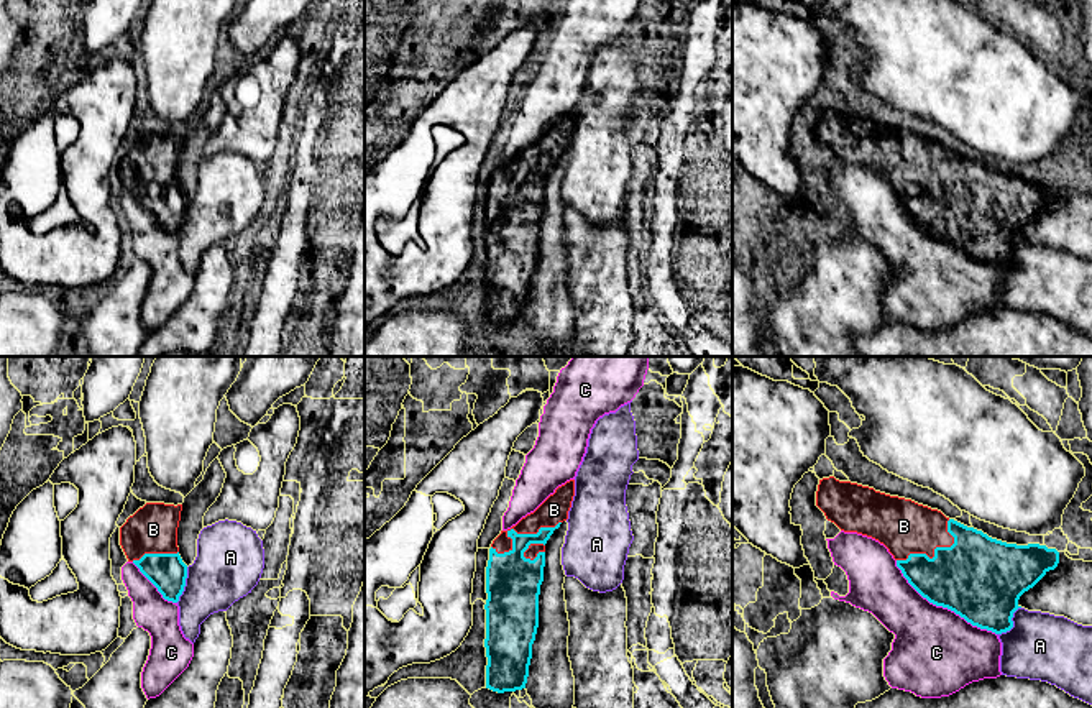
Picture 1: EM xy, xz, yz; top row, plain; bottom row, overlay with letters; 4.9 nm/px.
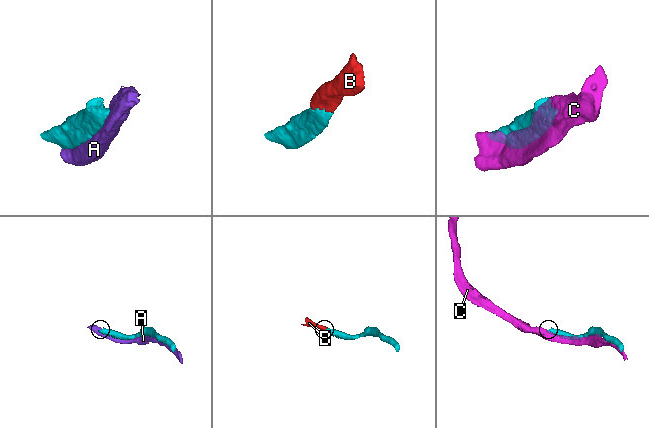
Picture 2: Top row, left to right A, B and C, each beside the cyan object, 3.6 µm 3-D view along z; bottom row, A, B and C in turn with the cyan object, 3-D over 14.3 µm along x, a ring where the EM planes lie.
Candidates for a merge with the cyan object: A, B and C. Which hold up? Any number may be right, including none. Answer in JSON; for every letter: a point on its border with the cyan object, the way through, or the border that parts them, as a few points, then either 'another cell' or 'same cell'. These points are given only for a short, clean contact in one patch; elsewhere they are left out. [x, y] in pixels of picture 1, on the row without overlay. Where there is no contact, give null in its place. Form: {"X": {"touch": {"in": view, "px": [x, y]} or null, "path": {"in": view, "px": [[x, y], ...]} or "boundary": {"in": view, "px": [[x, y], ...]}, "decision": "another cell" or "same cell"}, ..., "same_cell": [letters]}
{"A": {"touch": {"in": "yz", "px": [1012, 257]}, "decision": "another cell"}, "B": {"touch": {"in": "xz", "px": [516, 165]}, "decision": "same cell"}, "C": {"touch": {"in": "yz", "px": [941, 237]}, "decision": "another cell"}, "same_cell": ["B"]}

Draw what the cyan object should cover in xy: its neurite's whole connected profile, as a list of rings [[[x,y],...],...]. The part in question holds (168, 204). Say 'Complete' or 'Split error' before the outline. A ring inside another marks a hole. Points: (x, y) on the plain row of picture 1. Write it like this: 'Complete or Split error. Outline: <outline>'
Split error. Outline: [[[146,135],[120,159],[120,177],[164,232],[177,235],[187,197],[177,179],[182,136]]]

